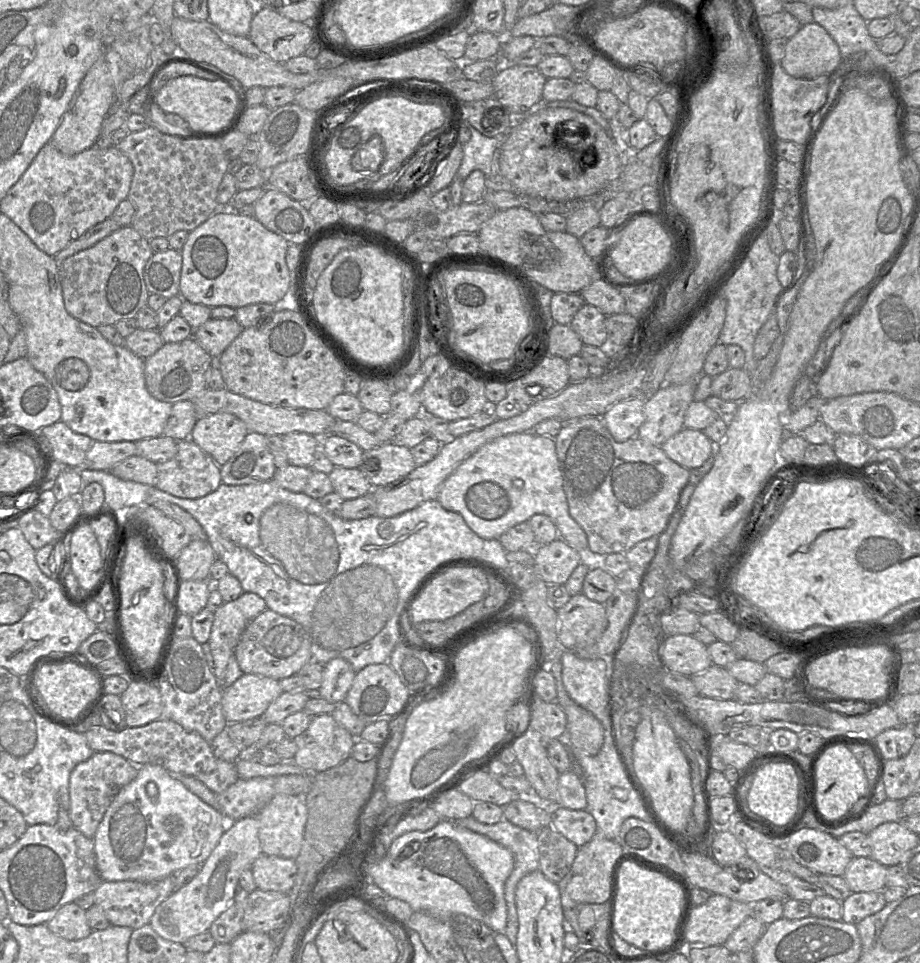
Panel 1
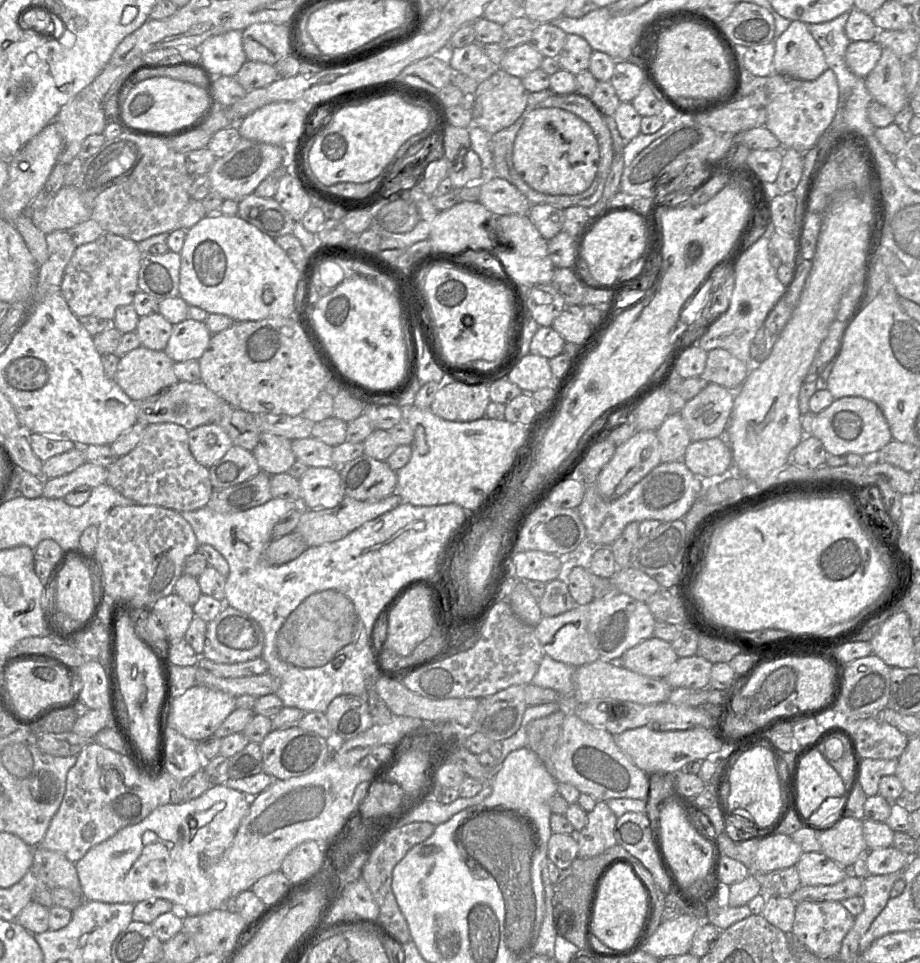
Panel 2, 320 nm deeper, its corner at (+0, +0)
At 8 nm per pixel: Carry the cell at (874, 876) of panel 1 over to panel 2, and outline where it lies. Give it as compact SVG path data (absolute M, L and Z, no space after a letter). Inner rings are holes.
M822 852L803 853L795 867L801 886L833 885L850 874Z

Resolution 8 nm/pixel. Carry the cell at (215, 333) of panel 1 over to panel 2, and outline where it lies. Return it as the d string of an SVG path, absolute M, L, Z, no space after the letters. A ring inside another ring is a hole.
M187 318L173 325L164 352L174 362L198 361L207 349L211 336L205 322Z

